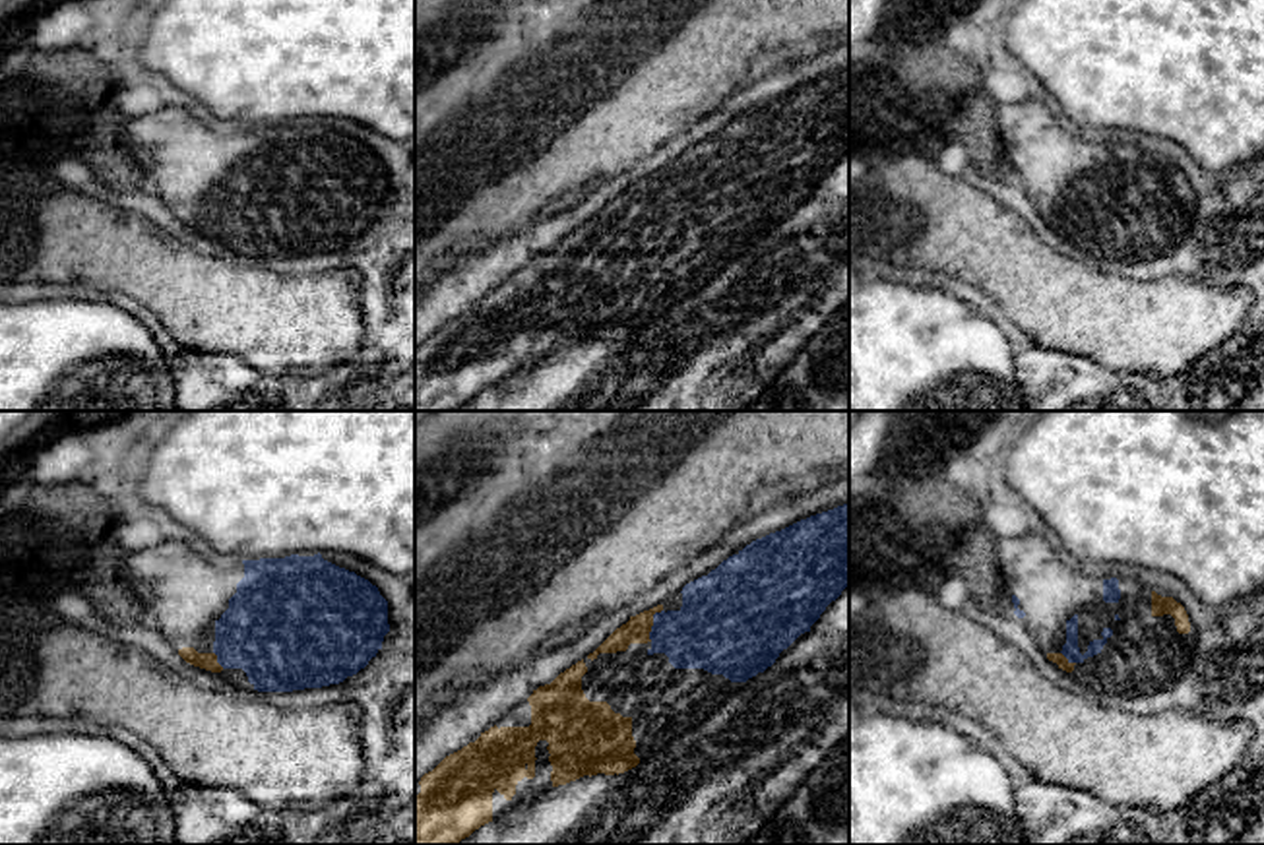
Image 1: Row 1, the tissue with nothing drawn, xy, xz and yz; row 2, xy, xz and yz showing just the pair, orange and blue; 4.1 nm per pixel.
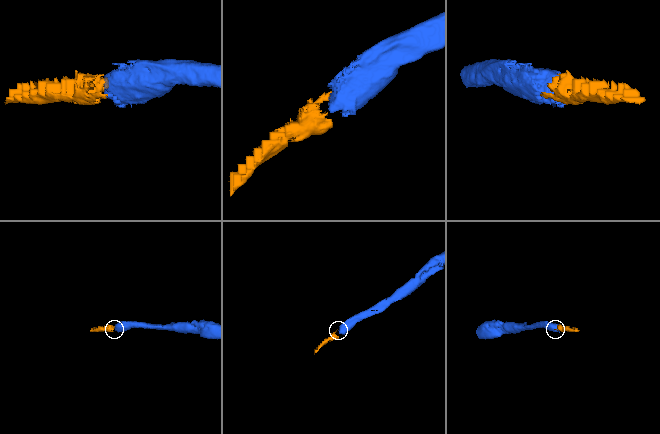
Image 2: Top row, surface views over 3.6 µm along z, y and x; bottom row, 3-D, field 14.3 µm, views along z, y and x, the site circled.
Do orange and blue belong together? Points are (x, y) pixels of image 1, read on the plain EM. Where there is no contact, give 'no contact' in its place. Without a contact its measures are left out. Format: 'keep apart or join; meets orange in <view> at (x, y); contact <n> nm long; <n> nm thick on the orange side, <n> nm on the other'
join; meets orange in xz at (652, 190); contact 140 nm long; 110 nm thick on the orange side, 320 nm on the other

